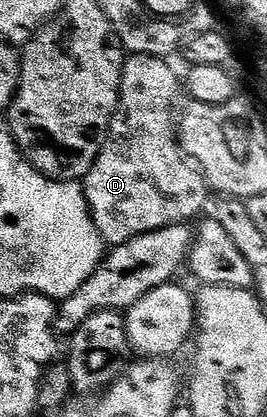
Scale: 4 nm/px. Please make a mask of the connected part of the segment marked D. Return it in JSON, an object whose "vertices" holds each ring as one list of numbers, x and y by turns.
{"vertices":[[128,55,126,57,123,66,123,81,119,87,119,105,115,111,115,117,111,119,111,130,107,134,107,141,103,143,103,149,98,152,98,158,95,159,94,166,87,171,87,175,84,176,83,179,87,207,91,213,91,218,97,226,100,236,111,246,124,244,146,232,159,232,165,226,185,224,194,221,194,216,207,204,207,184,202,180,204,177,201,175,200,169,196,167,194,163,189,162,184,149,181,147,180,141,177,139,177,132,175,136,177,116,175,120,175,116,171,111,175,108,175,95,178,94,179,88,181,92,181,80,180,77,179,80,175,77,175,72,169,65,171,64,168,63,166,59,159,59,157,57,136,55]]}

